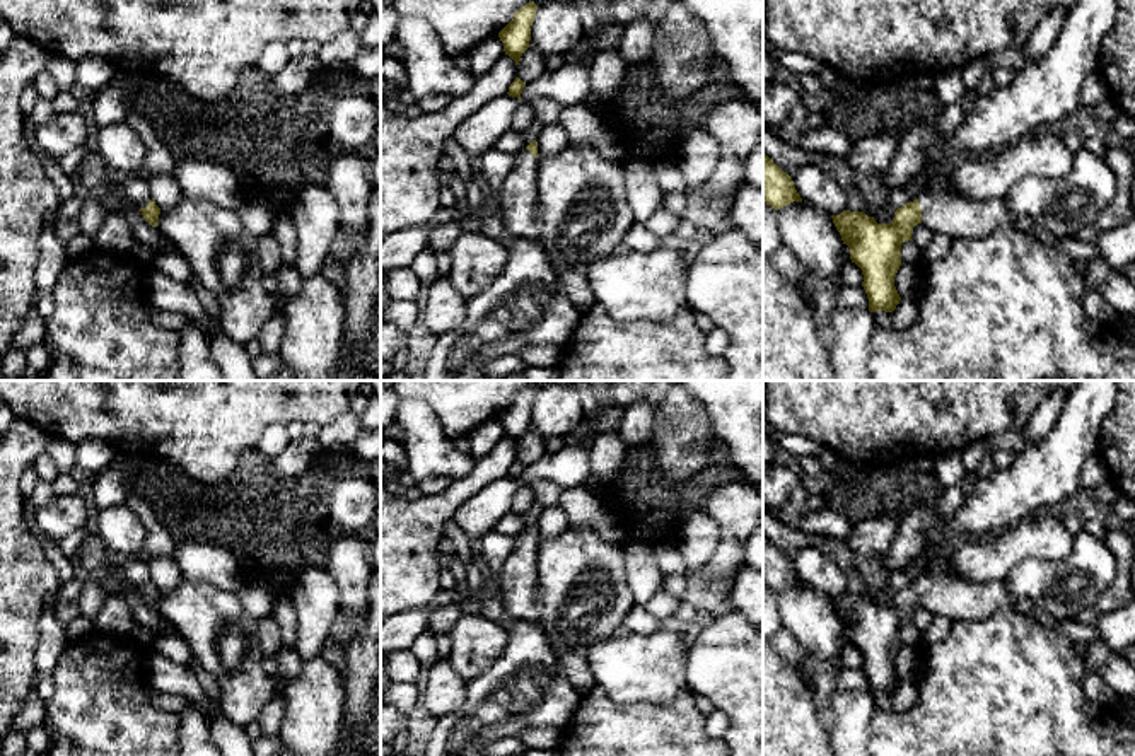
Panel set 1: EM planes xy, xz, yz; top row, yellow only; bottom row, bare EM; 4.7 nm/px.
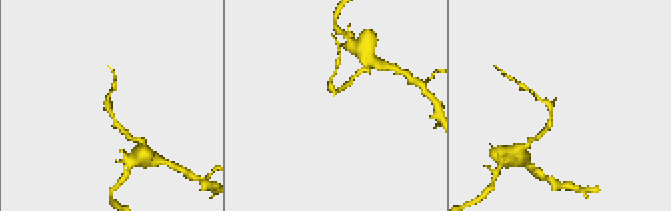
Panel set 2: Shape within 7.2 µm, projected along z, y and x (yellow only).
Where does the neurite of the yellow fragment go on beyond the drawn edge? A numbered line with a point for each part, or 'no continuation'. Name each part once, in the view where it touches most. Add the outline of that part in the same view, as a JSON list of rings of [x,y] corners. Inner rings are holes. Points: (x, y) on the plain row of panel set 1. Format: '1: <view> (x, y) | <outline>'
1: yz (942, 591) | [[[939,555],[918,580],[922,606],[952,621],[987,619],[1002,609],[1014,609],[1014,596],[1004,582],[973,582],[957,575]]]

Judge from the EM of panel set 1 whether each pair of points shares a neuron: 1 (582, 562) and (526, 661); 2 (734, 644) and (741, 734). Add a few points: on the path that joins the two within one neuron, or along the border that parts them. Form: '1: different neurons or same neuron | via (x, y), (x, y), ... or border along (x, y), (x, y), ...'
1: different neurons | border along (536, 625), (562, 666)
2: same neuron | via (739, 666), (741, 712)

